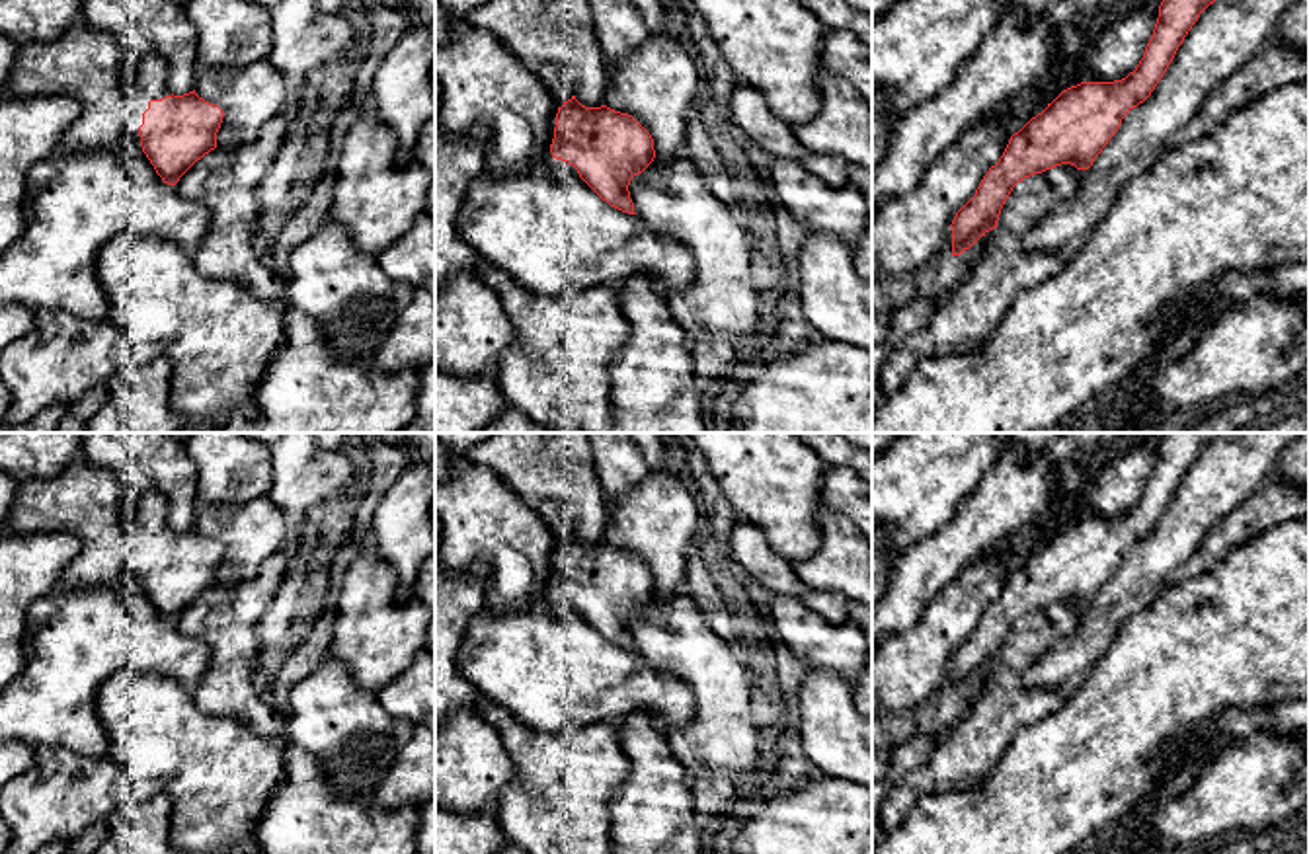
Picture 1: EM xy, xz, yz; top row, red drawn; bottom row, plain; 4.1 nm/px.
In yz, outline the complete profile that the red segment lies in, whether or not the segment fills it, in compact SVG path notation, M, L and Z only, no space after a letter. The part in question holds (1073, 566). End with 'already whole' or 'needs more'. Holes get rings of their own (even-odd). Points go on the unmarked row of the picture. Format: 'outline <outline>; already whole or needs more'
outline M1165 433L1143 495L1122 517L1081 519L1063 526L1048 544L1014 569L975 632L956 649L942 694L960 692L997 657L1012 624L1061 601L1089 606L1116 571L1130 546L1143 540L1200 450L1221 433Z; needs more

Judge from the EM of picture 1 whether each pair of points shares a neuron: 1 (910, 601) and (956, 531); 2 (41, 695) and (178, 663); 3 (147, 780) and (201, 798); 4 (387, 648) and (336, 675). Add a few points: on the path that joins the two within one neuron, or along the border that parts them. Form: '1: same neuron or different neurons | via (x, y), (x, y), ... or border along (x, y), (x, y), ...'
1: same neuron | via (912, 583), (947, 548)
2: same neuron | via (75, 661), (84, 652), (145, 652)
3: same neuron | via (160, 773), (178, 773), (190, 784)
4: different neurons | border along (328, 654), (361, 687), (377, 695)

